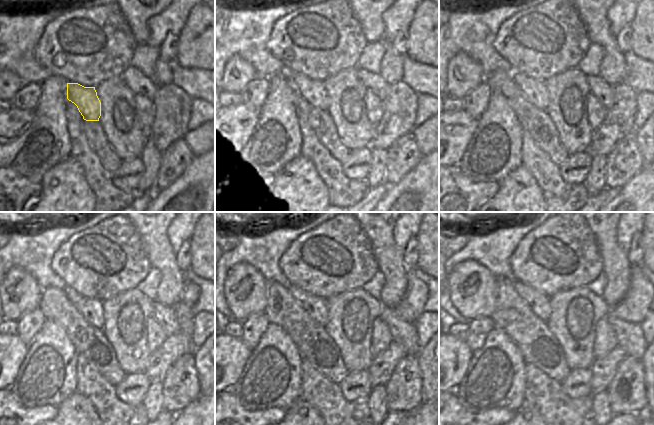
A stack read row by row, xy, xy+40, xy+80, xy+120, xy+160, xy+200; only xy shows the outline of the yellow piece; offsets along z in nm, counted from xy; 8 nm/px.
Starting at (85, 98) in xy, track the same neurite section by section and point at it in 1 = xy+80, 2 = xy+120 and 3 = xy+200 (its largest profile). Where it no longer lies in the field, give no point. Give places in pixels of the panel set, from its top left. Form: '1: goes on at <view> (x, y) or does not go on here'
1: goes on at xy+80 (537, 89)
2: goes on at xy+120 (92, 309)
3: goes on at xy+200 (539, 303)

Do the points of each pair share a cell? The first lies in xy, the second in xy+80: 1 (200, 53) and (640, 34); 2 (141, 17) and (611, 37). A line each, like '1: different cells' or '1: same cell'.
1: same cell
2: same cell

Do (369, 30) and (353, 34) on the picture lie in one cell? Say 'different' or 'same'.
different

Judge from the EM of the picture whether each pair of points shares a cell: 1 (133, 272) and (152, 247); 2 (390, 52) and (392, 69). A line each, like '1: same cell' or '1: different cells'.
1: different cells
2: same cell

